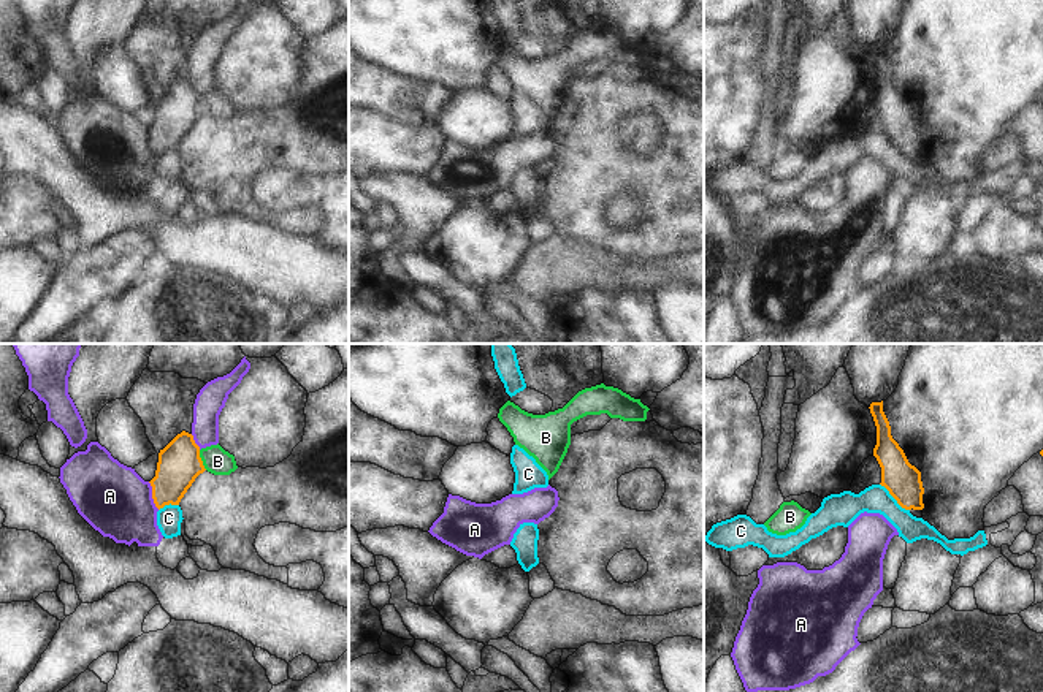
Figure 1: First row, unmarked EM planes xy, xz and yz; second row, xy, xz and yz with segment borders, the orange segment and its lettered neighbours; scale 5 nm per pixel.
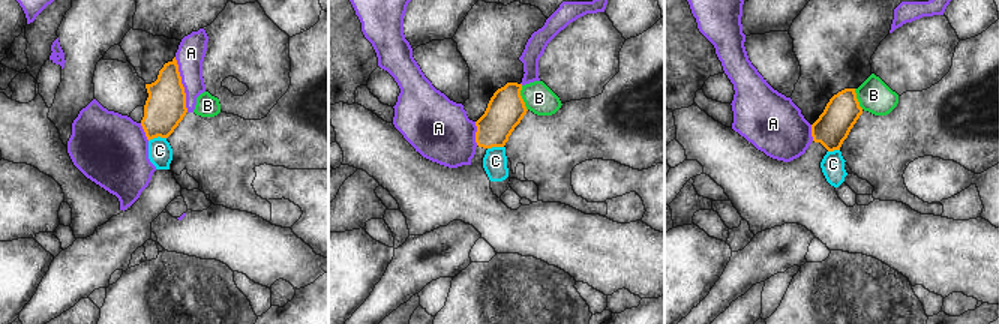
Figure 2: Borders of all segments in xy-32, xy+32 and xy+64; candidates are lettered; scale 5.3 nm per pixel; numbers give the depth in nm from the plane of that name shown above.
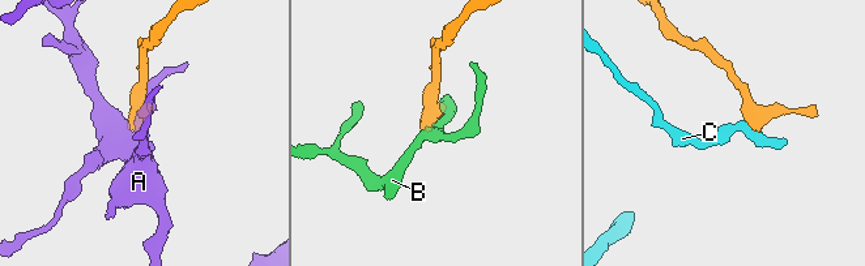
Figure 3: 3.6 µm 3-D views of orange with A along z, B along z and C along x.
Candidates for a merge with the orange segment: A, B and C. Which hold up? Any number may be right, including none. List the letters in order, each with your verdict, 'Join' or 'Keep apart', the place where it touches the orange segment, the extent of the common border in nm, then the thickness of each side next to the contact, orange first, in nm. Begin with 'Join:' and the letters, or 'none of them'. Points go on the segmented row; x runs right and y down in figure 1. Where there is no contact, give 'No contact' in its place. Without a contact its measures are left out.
Join: none of them
A: Keep apart. Touches orange at xy (152, 496). Shared border 160 nm. Thickness 220 nm (orange) against 360 nm
B: Keep apart. Touches orange at xy (200, 460). Shared border 110 nm. Thickness 220 nm (orange) against 140 nm
C: Keep apart. Touches orange at yz (894, 498). Shared border 200 nm. Thickness 180 nm (orange) against 150 nm.

